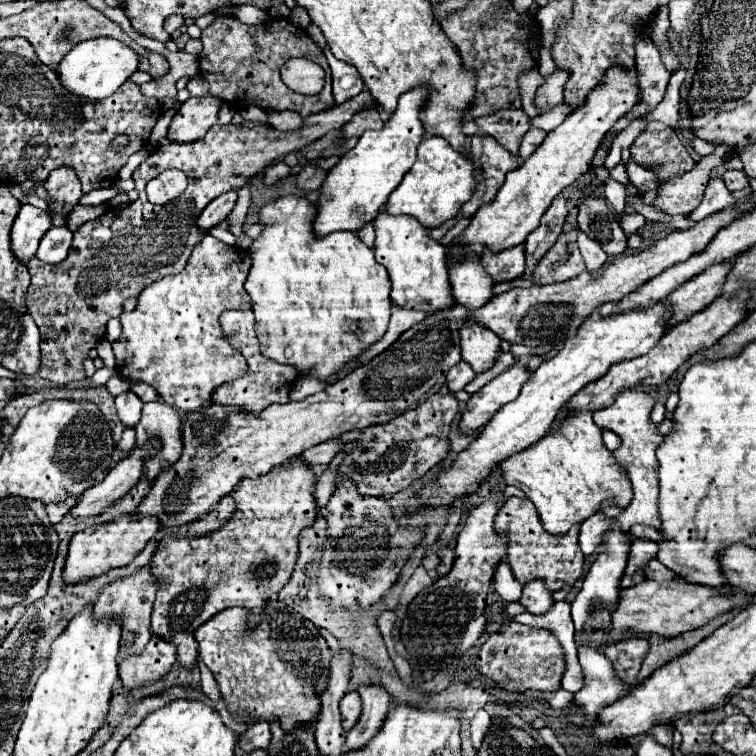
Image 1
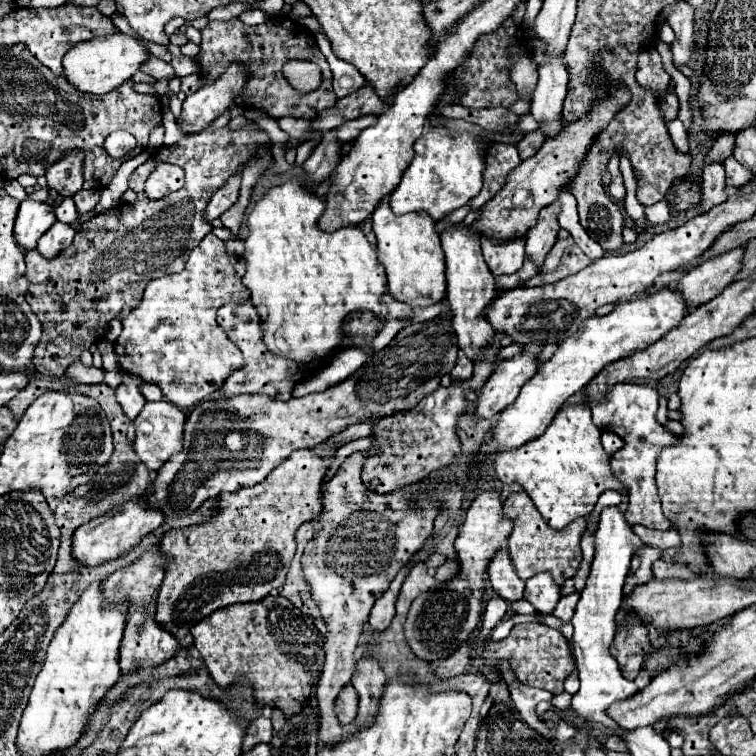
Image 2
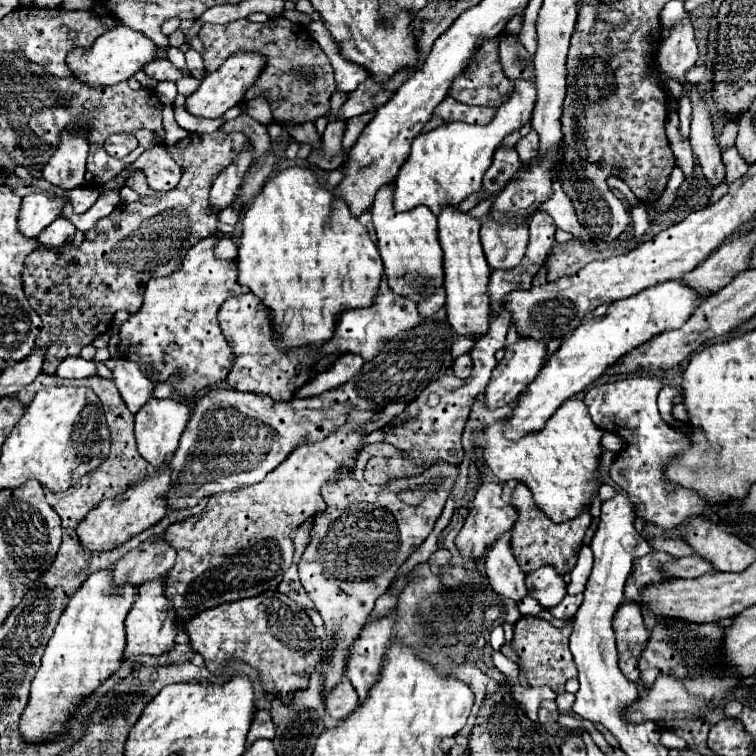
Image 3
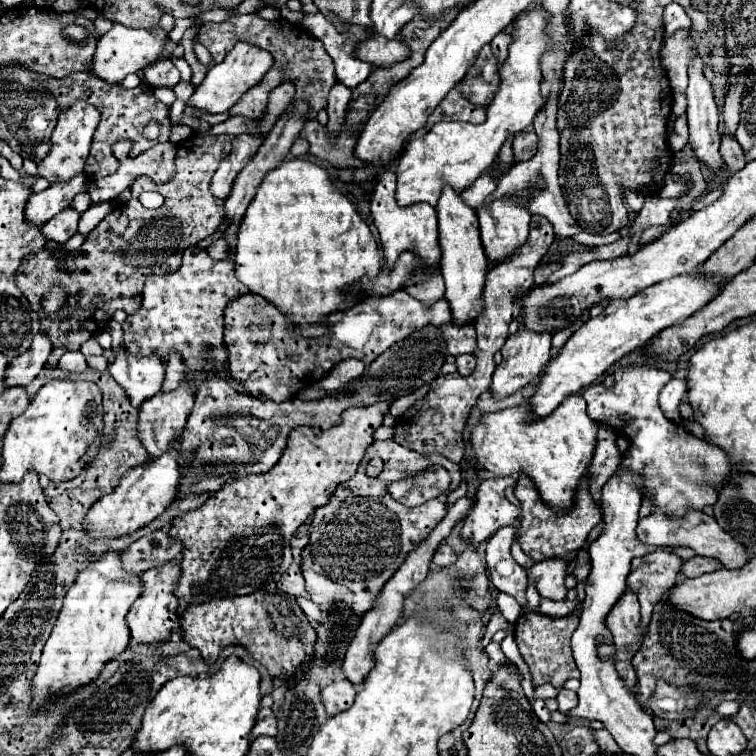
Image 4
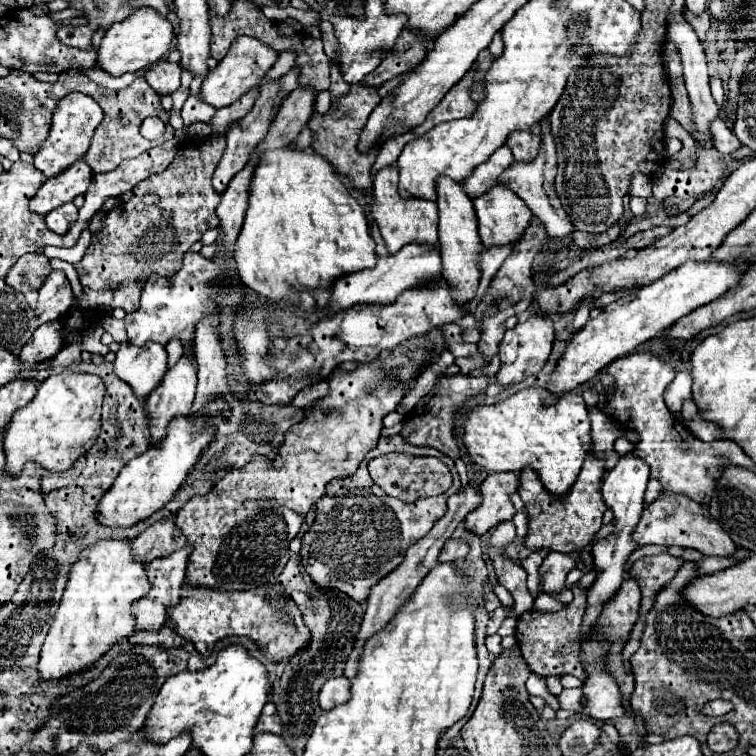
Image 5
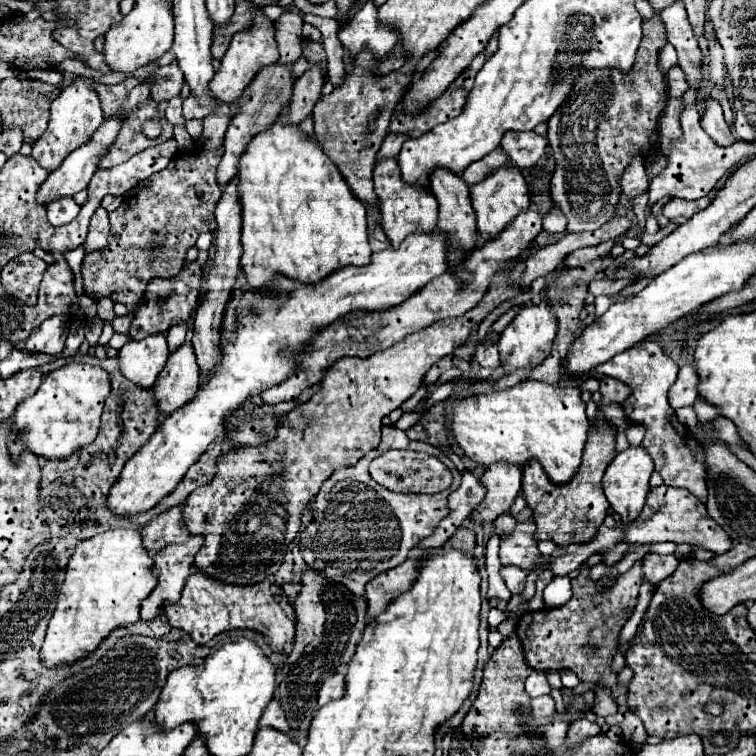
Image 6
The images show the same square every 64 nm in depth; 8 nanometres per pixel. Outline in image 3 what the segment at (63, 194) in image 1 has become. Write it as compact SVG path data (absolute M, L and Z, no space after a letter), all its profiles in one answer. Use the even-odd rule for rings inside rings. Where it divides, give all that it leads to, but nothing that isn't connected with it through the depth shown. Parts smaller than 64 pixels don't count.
M84 130L62 132L60 146L44 166L44 178L62 190L74 190L84 182L84 164L88 158L88 142Z

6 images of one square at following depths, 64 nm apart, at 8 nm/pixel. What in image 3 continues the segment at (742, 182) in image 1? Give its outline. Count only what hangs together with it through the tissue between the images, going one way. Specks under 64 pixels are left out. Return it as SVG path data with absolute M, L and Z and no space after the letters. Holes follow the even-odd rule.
M736 148L722 152L722 162L726 166L726 184L732 184L734 180L742 178L748 172L748 164L738 156Z

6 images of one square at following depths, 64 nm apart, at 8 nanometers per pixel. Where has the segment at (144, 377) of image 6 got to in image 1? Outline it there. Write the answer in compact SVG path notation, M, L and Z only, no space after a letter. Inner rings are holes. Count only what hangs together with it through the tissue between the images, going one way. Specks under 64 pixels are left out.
M124 392L116 396L116 414L124 426L134 428L140 420L140 412L142 412L142 400L136 394Z

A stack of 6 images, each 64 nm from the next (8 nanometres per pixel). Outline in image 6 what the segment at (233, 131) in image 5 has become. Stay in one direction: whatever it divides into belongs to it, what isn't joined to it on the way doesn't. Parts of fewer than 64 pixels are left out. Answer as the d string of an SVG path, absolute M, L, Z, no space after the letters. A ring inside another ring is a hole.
M272 64L272 66L264 68L252 80L252 84L244 90L244 94L238 98L240 108L228 126L228 132L224 138L224 156L216 170L218 186L226 186L238 174L238 156L242 156L242 148L246 148L246 144L250 144L250 136L254 136L254 132L262 132L262 128L266 128L266 124L272 124L278 118L282 104L286 104L292 96L292 86L294 86L294 80L290 74L290 66Z

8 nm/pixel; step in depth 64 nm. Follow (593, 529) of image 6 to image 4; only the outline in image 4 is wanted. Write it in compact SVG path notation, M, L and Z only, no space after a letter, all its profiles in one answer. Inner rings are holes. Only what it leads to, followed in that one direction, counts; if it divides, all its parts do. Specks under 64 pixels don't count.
M520 476L516 486L514 486L514 496L520 500L520 508L522 508L522 516L520 516L520 528L516 534L516 540L522 548L522 552L526 556L530 556L534 562L542 562L548 558L562 558L568 564L572 560L576 560L578 552L582 550L590 530L594 526L600 524L602 520L602 510L598 508L598 504L592 500L590 492L588 492L588 478L582 480L578 496L576 496L576 504L572 506L572 512L556 516L556 512L552 512L538 496L532 480L528 476Z

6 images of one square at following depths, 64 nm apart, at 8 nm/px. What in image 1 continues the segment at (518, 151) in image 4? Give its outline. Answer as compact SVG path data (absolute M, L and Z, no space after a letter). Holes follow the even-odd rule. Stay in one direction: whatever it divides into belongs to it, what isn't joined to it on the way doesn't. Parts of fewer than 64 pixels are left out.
M530 128L530 130L526 132L526 136L522 138L522 144L520 144L520 158L526 160L526 158L542 144L544 138L546 138L546 132L544 132L542 128Z

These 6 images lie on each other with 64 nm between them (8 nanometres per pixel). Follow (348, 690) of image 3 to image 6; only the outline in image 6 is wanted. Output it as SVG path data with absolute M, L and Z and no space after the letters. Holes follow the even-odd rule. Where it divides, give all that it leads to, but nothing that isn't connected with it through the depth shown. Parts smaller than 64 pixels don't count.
M334 674L322 684L322 688L318 692L318 704L324 706L324 704L328 704L332 700L338 700L338 698L344 696L344 692L346 692L344 676L342 674Z

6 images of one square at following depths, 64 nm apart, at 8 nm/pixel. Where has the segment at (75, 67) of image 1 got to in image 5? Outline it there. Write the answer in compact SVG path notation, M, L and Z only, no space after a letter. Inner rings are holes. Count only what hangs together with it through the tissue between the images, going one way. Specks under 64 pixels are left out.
M140 8L128 20L116 22L108 28L98 48L98 68L108 72L110 76L122 76L126 72L144 70L162 60L162 56L170 50L172 38L172 24L166 18L162 18L152 8Z

